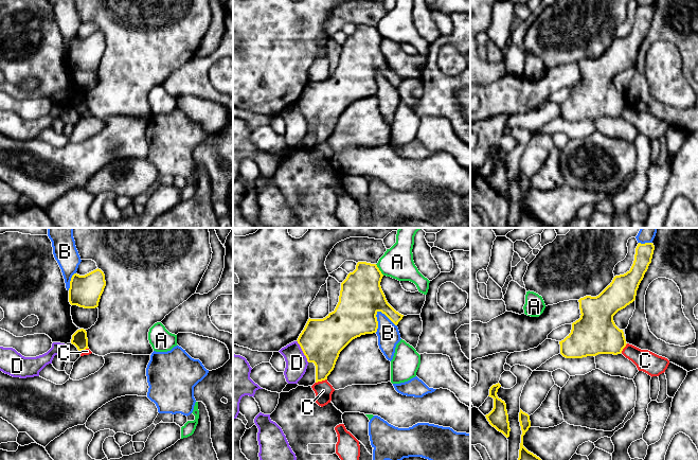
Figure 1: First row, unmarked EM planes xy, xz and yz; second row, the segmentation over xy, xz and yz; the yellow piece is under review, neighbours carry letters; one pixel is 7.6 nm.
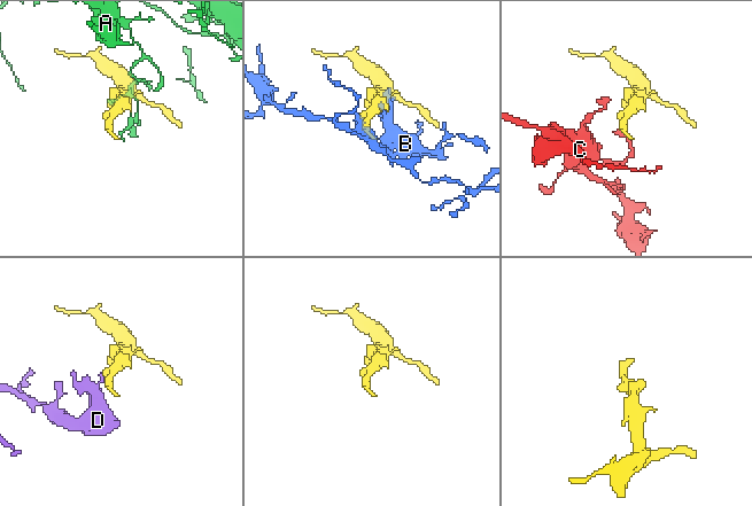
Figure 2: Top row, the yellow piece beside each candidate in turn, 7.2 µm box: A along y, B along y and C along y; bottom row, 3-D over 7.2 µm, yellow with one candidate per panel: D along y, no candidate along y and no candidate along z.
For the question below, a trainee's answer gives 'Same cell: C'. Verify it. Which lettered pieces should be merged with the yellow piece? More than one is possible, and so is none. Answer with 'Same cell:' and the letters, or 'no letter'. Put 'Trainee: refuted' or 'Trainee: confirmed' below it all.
Same cell: no letter
Trainee: refuted

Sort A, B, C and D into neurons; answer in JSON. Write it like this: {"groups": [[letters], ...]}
{"groups": [["A"], ["B"], ["C"], ["D"]]}

